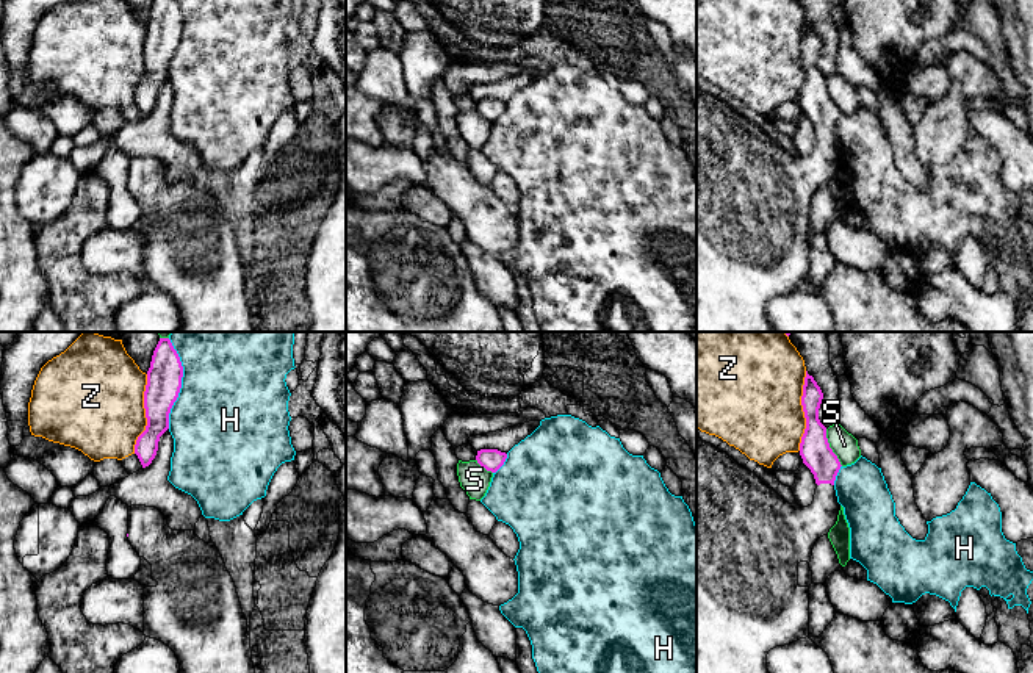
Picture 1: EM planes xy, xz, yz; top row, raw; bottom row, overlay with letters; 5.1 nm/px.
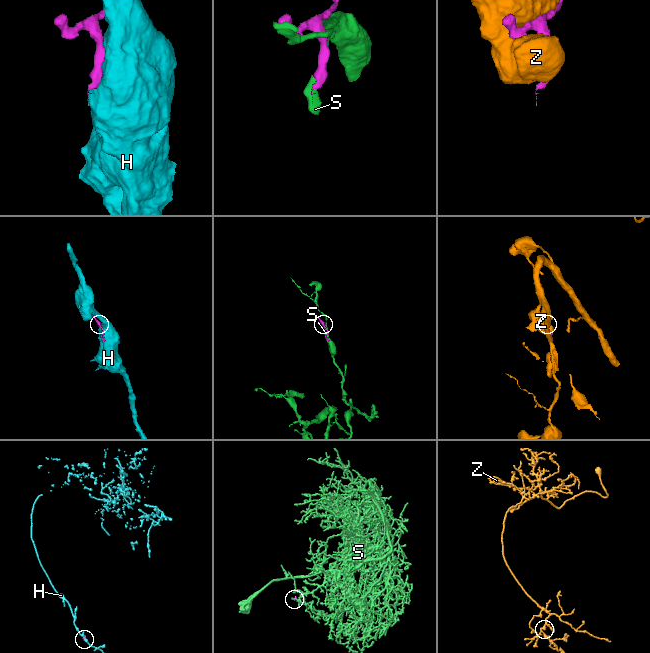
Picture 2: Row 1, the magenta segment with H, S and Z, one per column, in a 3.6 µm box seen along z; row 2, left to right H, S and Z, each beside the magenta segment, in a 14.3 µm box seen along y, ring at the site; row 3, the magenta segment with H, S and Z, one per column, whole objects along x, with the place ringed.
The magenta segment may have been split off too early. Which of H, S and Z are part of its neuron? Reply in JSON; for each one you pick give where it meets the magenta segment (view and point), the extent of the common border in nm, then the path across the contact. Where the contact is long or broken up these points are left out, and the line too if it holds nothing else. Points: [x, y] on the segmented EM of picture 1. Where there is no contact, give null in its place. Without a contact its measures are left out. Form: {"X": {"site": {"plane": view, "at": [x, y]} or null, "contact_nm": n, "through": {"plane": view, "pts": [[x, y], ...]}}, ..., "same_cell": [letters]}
{"same_cell": []}

